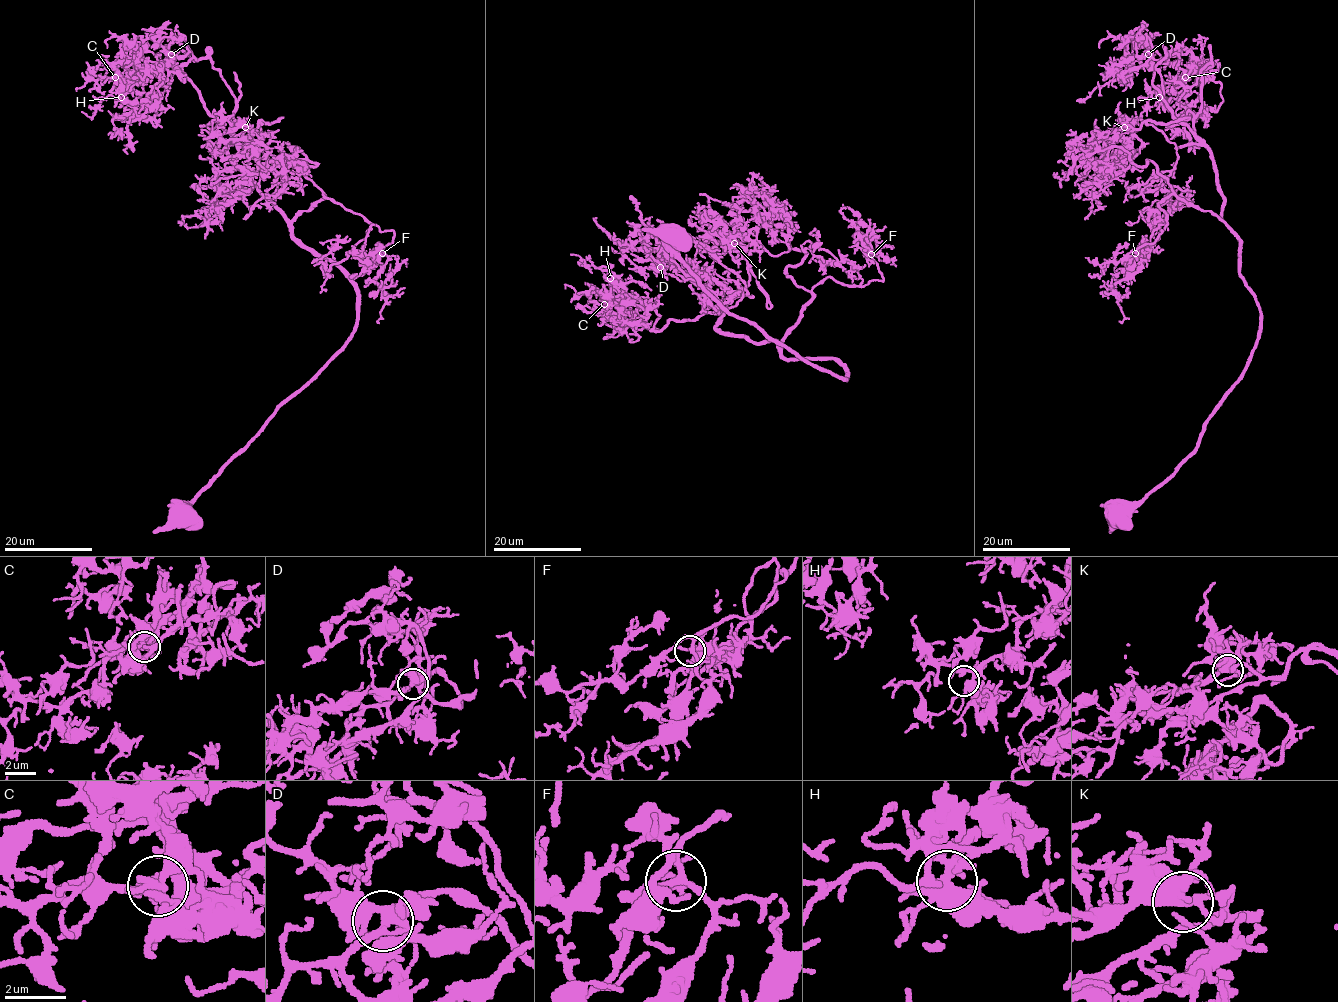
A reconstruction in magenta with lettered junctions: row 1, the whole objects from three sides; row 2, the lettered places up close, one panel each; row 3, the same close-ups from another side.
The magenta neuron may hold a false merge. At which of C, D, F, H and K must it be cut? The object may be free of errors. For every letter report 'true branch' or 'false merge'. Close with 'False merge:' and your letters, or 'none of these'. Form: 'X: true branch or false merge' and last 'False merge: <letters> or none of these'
C: true branch
D: true branch
F: true branch
H: true branch
K: true branch
False merge: none of these

